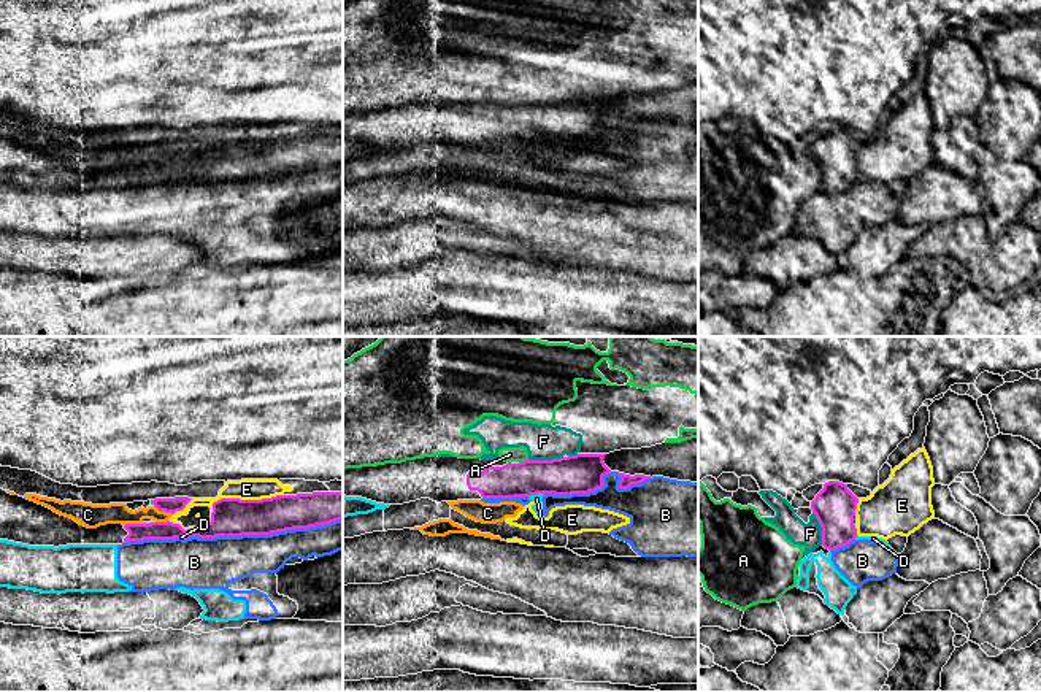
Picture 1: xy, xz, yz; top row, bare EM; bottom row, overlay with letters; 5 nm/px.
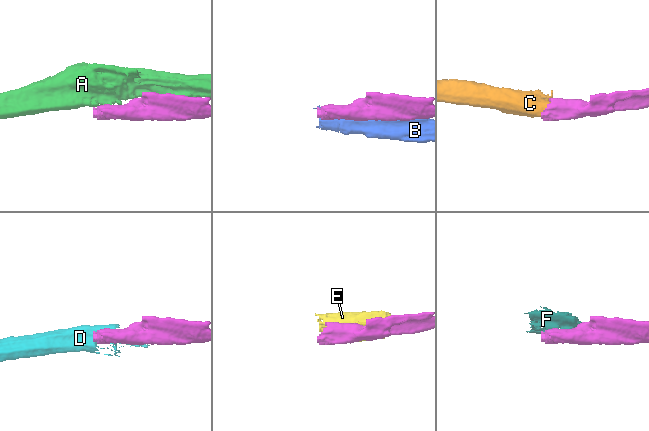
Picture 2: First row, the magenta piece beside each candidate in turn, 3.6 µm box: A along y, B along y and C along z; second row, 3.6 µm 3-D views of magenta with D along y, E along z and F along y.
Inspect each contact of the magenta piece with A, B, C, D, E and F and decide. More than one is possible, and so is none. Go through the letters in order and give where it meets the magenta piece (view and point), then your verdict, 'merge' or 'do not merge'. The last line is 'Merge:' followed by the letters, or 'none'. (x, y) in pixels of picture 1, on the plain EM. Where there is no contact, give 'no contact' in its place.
A: xz (524, 105) | do not merge
B: xy (264, 178) | do not merge
C: xy (137, 169) | do not merge
D: xz (535, 138) | do not merge
E: xy (242, 145) | do not merge
F: xz (545, 105) | do not merge
Merge: none

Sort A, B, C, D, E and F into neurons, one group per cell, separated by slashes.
A F / B D / C E

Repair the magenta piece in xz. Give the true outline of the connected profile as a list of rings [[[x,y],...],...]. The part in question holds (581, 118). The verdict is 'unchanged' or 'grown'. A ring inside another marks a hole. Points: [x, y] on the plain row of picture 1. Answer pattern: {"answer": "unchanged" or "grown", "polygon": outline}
{"answer": "grown", "polygon": [[[576,98],[552,105],[481,105],[459,102],[424,102],[406,105],[401,108],[386,108],[378,111],[346,113],[343,114],[343,140],[362,141],[384,149],[403,149],[421,143],[430,143],[436,148],[457,144],[481,144],[481,143],[516,143],[536,138],[571,140],[589,138],[605,130],[603,121],[611,117],[603,103],[606,98]]]}

